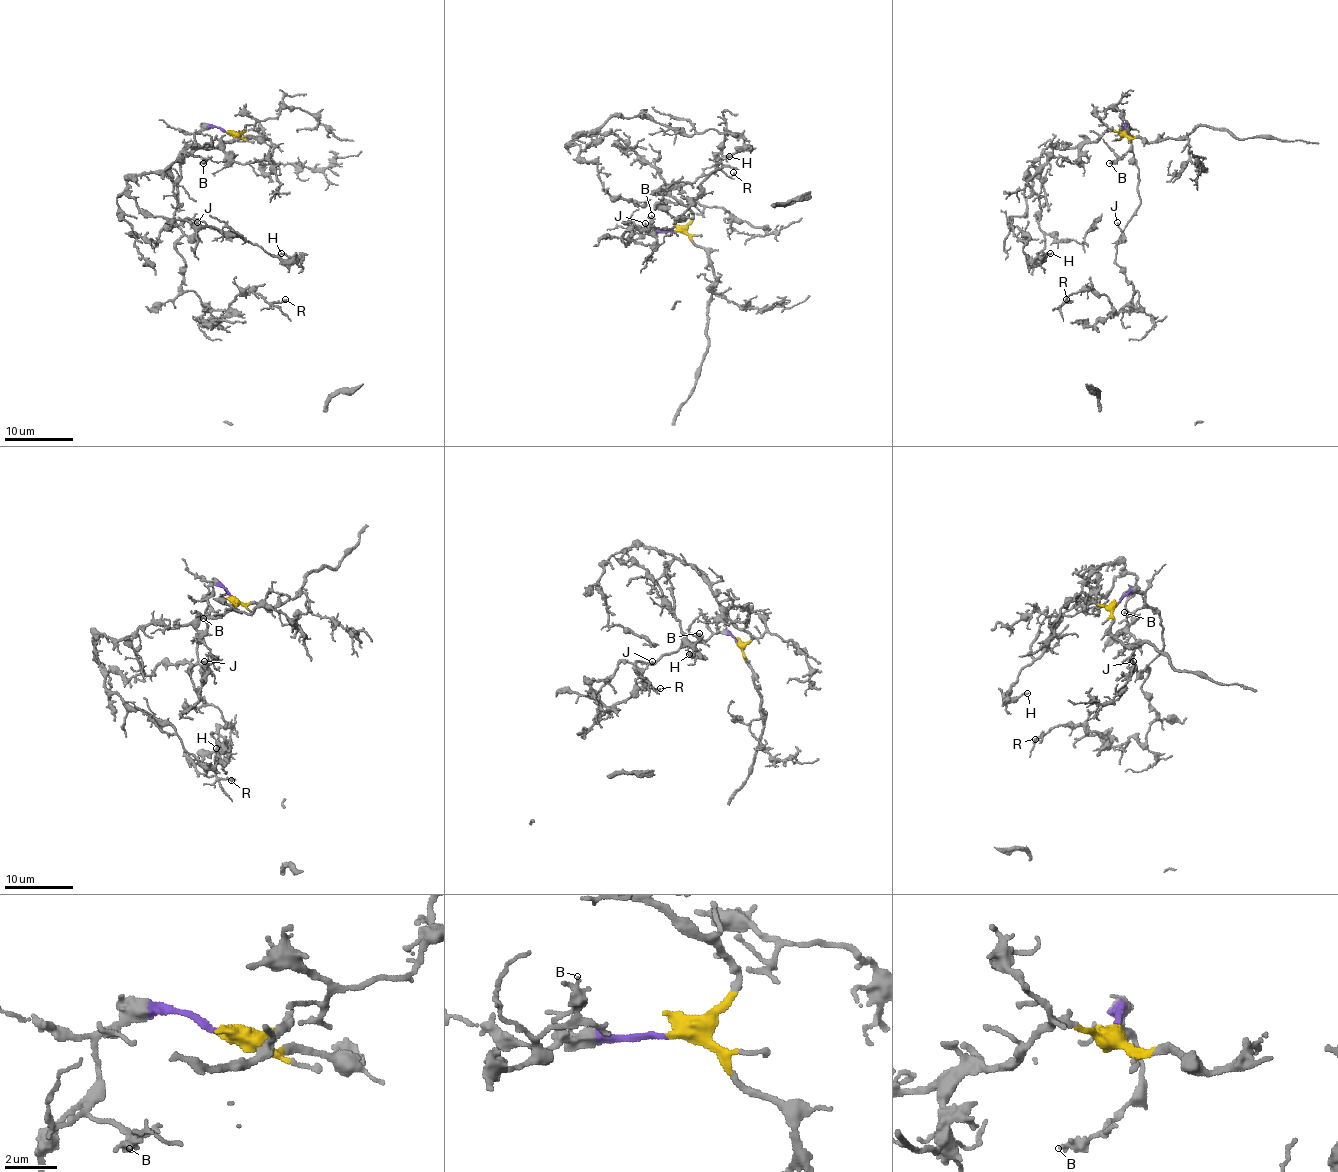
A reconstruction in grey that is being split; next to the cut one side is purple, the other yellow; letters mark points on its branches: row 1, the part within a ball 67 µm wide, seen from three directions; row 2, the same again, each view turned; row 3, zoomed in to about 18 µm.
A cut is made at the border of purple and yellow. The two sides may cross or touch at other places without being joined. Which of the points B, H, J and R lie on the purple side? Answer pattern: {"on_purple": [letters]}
{"on_purple": ["B", "J", "R"]}

